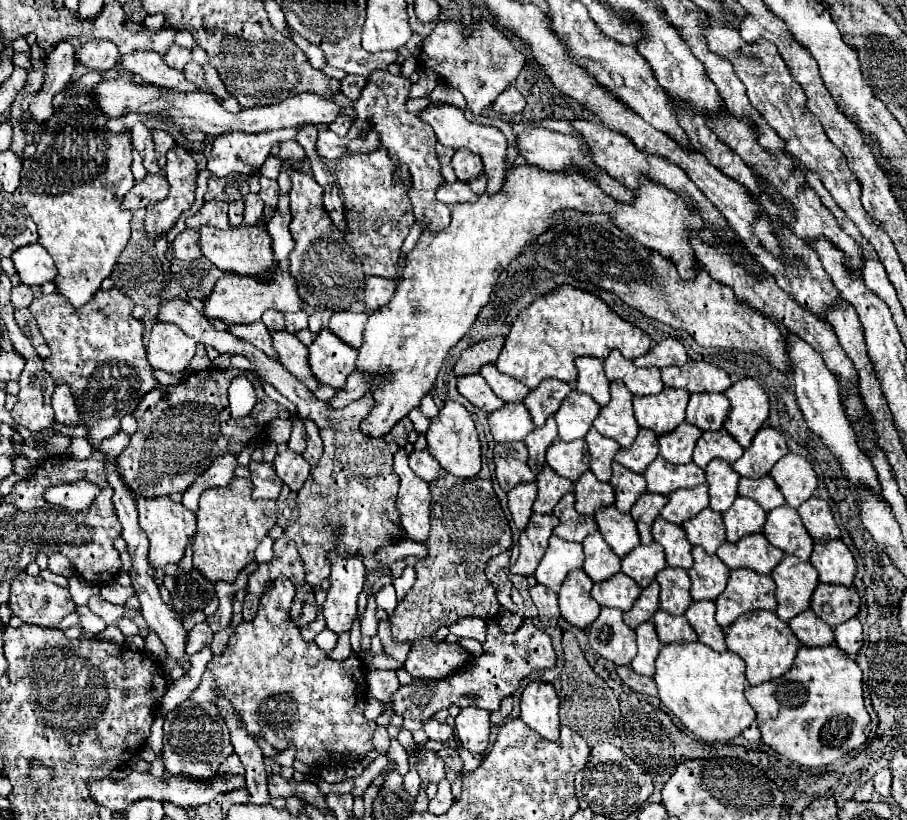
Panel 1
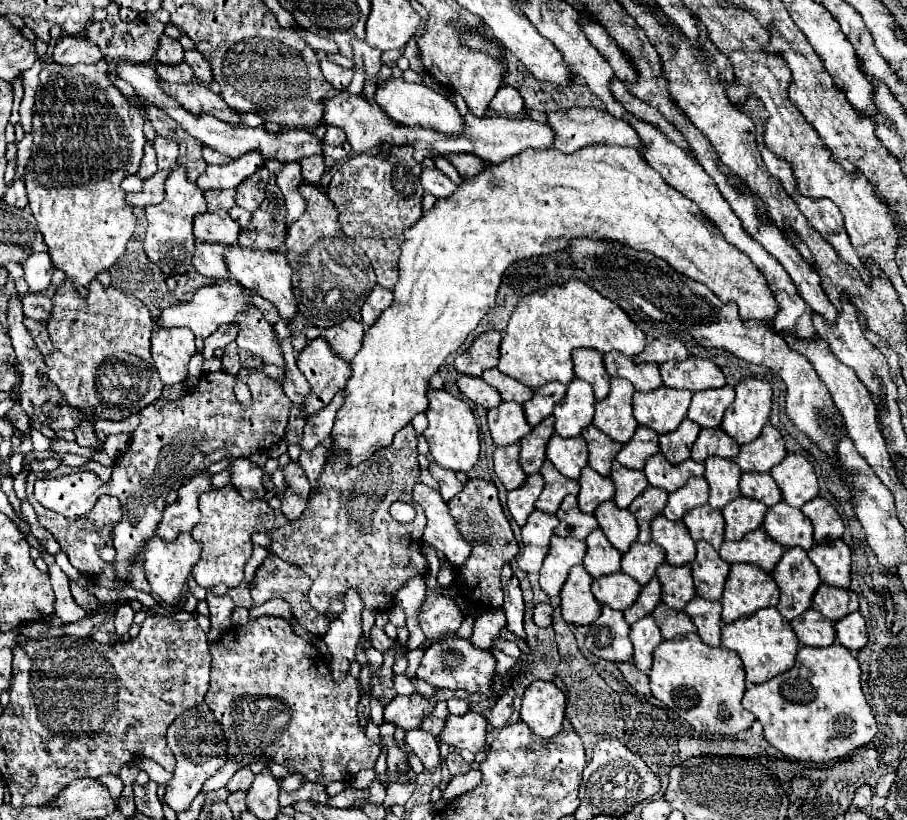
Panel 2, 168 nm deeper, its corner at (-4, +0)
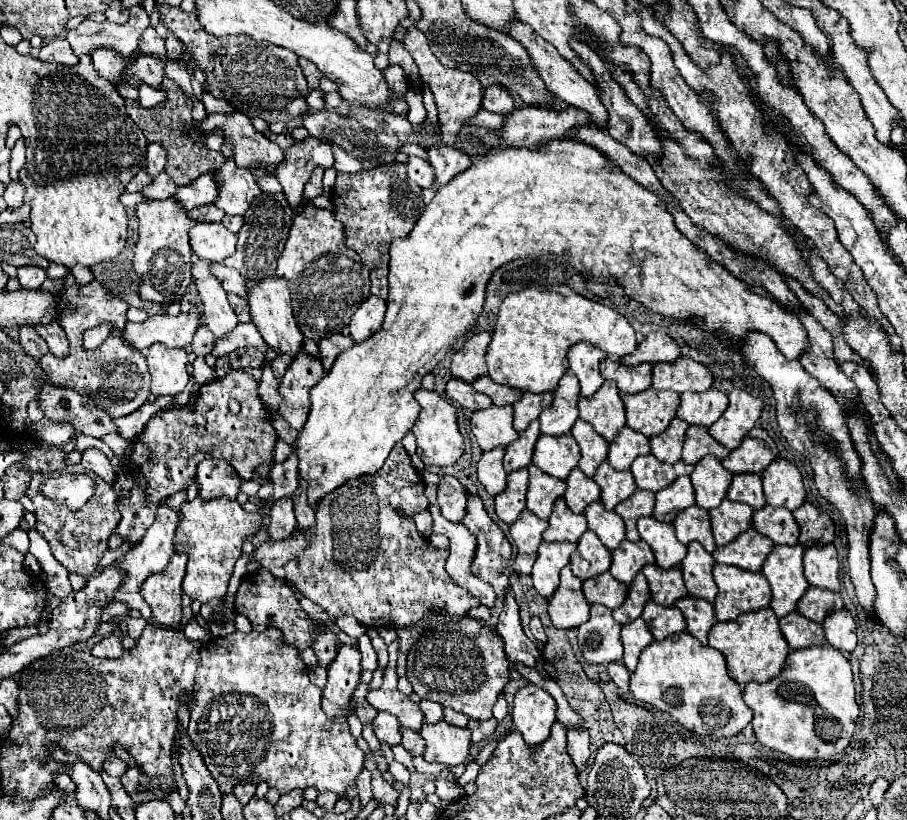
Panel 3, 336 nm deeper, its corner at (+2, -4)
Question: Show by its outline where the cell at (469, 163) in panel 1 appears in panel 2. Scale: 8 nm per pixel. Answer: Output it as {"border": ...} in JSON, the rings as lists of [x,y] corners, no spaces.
{"border":[[[470,152],[449,154],[446,158],[456,167],[462,178],[472,178],[486,168],[486,162]]]}

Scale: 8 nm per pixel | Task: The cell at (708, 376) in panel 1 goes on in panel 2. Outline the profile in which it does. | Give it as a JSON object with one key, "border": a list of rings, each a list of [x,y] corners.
{"border":[[[688,358],[684,362],[664,362],[660,364],[660,374],[664,386],[668,388],[684,388],[690,392],[700,392],[708,388],[720,388],[726,384],[722,370],[702,358]]]}

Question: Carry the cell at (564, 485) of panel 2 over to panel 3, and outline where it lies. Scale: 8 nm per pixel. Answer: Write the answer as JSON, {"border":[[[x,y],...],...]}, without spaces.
{"border":[[[528,466],[530,470],[530,486],[528,486],[528,510],[538,514],[542,520],[548,520],[552,514],[552,506],[556,498],[564,494],[566,484],[560,478],[552,478],[544,474],[536,466]]]}

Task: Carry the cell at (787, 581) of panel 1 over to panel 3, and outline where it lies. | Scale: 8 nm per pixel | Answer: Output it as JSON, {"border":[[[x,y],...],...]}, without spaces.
{"border":[[[800,544],[774,546],[766,562],[762,564],[762,574],[772,586],[770,608],[778,618],[794,612],[798,600],[808,588],[808,580],[804,578],[802,568],[802,554],[804,548]]]}

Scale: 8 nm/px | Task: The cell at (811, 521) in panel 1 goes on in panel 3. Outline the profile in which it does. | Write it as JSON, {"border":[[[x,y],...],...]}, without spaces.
{"border":[[[804,502],[800,508],[794,510],[794,518],[800,526],[800,544],[810,548],[810,544],[818,542],[832,542],[834,540],[834,522],[828,514],[820,512],[810,502]]]}

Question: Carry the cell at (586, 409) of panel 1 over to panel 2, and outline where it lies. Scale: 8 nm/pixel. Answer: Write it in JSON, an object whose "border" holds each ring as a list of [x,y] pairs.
{"border":[[[574,378],[568,384],[568,392],[564,400],[554,408],[556,434],[564,438],[580,436],[582,430],[592,424],[594,404],[596,404],[596,398],[594,398],[592,386],[586,380]]]}

